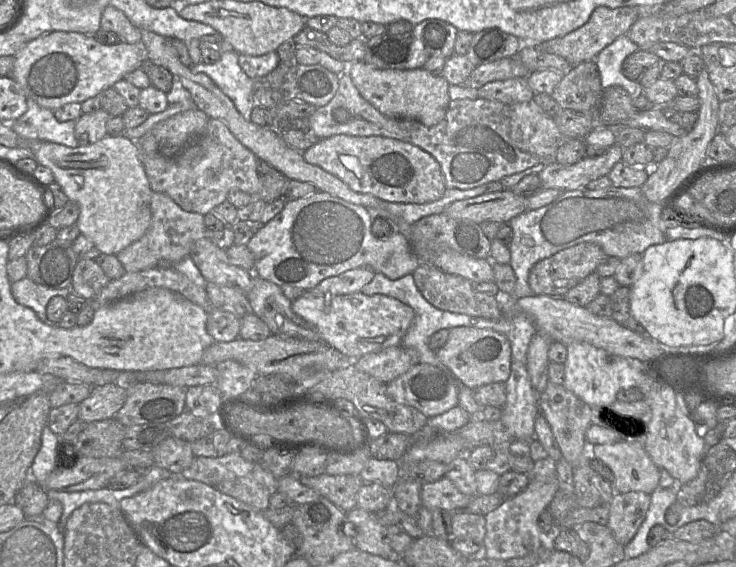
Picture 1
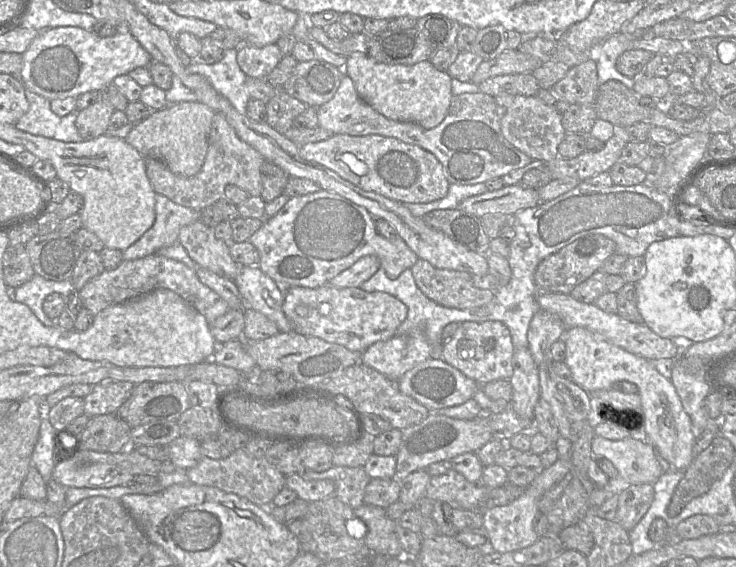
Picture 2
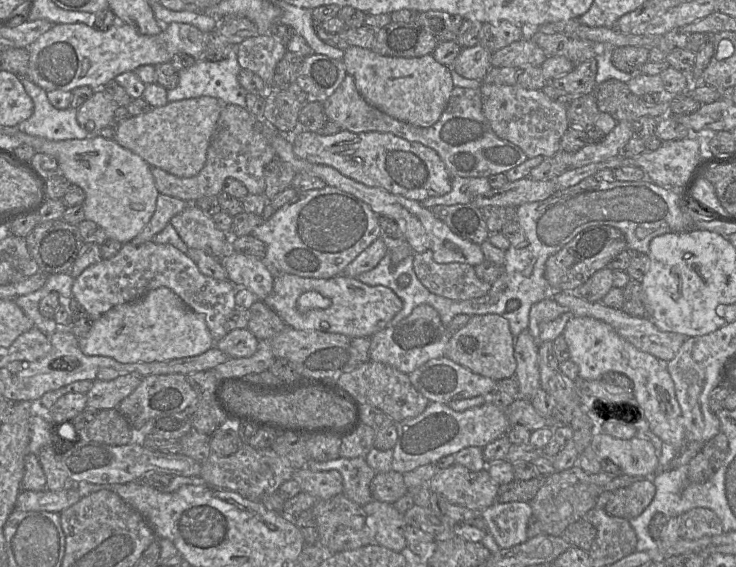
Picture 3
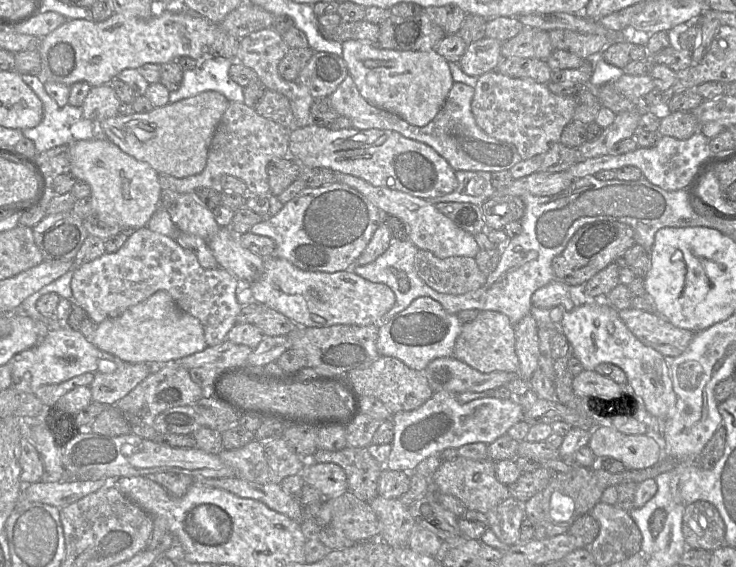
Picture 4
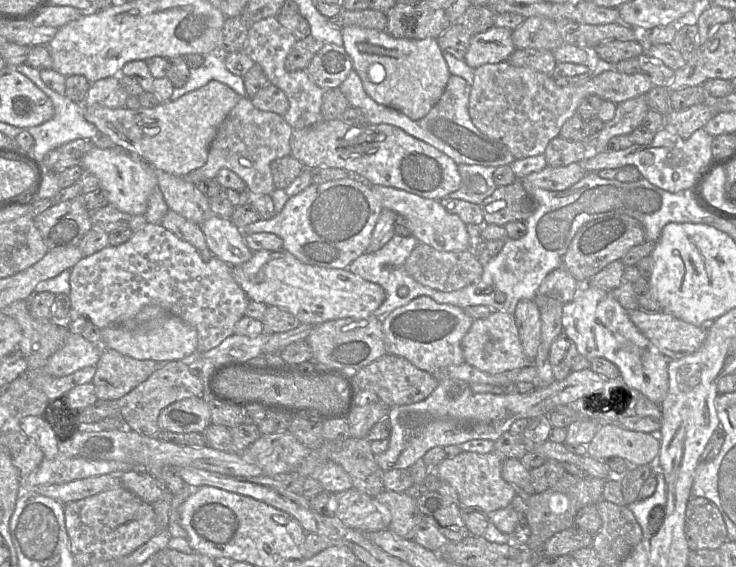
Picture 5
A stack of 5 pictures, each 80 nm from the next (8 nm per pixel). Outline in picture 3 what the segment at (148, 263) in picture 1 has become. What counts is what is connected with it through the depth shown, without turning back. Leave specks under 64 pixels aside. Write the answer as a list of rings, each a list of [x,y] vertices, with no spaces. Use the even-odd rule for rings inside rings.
[[[159,193],[152,218],[130,242],[133,245],[140,245],[152,241],[170,223],[172,218],[181,213],[189,204],[181,199]]]

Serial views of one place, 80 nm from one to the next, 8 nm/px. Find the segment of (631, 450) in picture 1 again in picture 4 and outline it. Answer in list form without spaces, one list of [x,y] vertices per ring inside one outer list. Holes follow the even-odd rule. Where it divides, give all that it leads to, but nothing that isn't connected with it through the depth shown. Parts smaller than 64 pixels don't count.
[[[612,426],[595,427],[590,435],[589,448],[597,459],[613,458],[624,464],[627,470],[642,470],[657,465],[660,461],[660,448],[650,436],[627,435],[617,431]]]

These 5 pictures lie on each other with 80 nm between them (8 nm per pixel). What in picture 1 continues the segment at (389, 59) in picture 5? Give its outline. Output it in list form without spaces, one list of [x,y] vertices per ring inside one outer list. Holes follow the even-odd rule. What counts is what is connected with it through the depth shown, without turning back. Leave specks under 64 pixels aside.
[[[359,61],[349,64],[346,73],[361,96],[387,117],[413,119],[430,127],[440,123],[446,115],[450,102],[450,84],[443,76],[434,76],[425,68],[381,70]]]

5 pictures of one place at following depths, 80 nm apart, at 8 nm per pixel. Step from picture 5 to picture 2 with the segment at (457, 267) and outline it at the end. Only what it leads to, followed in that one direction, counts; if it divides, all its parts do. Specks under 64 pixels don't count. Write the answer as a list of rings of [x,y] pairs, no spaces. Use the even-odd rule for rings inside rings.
[[[418,259],[411,268],[421,292],[435,303],[459,310],[476,309],[488,304],[494,293],[476,288],[469,273],[440,269]]]

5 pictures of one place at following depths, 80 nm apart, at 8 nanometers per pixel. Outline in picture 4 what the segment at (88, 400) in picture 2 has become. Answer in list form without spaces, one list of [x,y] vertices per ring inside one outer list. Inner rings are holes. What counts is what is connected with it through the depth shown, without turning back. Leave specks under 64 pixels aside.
[[[122,362],[112,373],[94,373],[92,401],[114,406],[151,373],[150,364]]]

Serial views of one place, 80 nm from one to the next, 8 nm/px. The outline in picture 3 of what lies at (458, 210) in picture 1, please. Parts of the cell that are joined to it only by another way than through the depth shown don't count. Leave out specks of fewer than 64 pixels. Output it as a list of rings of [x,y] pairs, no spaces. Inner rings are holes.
[[[529,177],[508,182],[501,188],[492,188],[477,196],[471,203],[479,209],[491,206],[514,206],[545,200],[557,191],[554,180],[535,181]]]

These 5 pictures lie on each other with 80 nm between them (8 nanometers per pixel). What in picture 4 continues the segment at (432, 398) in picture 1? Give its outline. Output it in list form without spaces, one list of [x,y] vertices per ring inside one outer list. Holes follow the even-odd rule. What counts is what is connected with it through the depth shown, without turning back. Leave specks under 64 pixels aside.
[[[452,356],[437,358],[420,372],[433,392],[447,391],[454,395],[497,389],[518,377],[518,372],[482,373]]]

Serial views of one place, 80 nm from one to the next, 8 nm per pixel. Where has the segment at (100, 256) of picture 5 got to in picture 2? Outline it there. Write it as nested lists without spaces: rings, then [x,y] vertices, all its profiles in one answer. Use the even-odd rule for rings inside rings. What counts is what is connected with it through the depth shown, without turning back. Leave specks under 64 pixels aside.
[[[158,253],[140,259],[123,260],[116,269],[105,269],[100,275],[89,280],[78,293],[84,307],[97,315],[111,305],[134,299],[158,288],[167,288],[179,294],[201,313],[208,323],[230,310],[224,299],[200,281],[195,270]]]

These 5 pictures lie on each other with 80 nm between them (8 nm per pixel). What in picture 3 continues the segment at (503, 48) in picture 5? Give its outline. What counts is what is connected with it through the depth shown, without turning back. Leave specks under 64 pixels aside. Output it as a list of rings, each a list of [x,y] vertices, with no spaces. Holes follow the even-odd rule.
[[[478,43],[473,47],[462,49],[450,68],[466,79],[483,81],[492,68],[491,55]]]

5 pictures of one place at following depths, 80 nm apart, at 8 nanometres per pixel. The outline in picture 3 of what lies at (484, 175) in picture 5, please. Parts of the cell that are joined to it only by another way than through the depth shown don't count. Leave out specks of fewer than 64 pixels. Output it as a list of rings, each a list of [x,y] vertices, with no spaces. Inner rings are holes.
[[[453,177],[452,190],[449,193],[443,196],[429,198],[420,202],[420,204],[427,209],[439,205],[471,204],[477,196],[485,194],[491,189],[488,178],[486,177]]]

